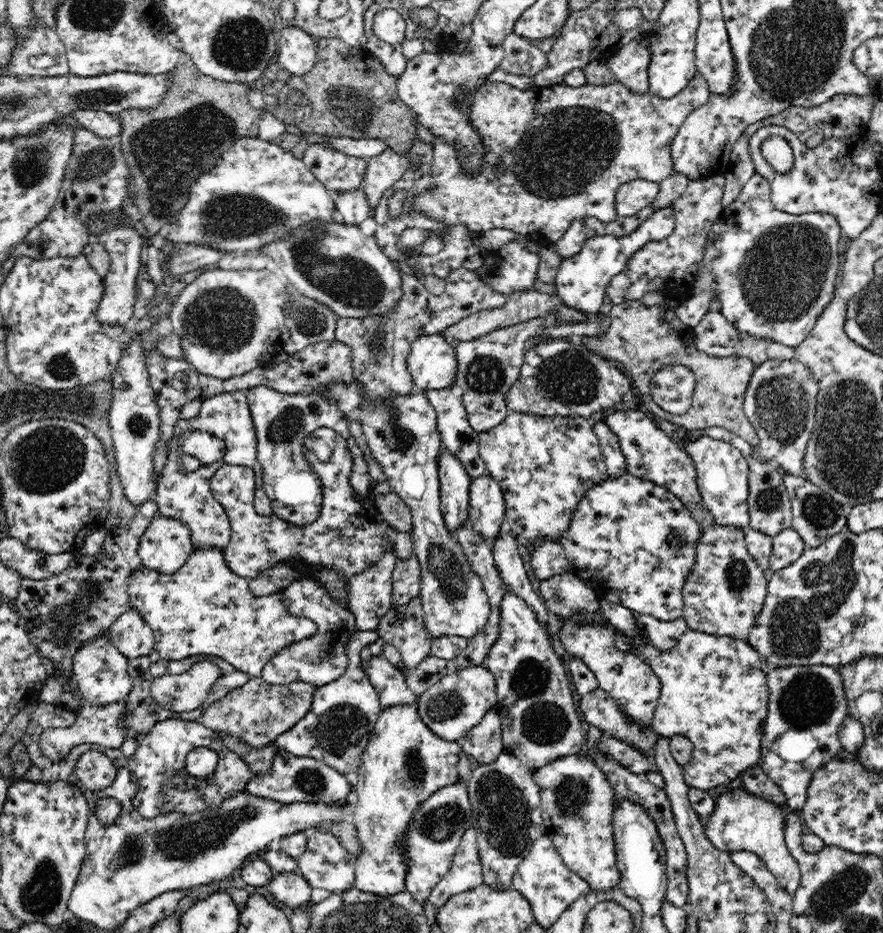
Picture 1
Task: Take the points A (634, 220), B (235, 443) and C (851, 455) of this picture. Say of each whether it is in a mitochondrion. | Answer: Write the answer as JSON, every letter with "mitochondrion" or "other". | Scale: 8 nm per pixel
{"A":"other","B":"other","C":"mitochondrion"}

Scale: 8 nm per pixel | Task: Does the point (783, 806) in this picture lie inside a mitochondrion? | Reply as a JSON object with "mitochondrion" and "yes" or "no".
{"mitochondrion":"no"}

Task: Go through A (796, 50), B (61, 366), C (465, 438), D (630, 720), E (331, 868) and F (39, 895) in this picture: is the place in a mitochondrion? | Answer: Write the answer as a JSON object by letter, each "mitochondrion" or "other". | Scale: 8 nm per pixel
{"A":"mitochondrion","B":"mitochondrion","C":"other","D":"other","E":"other","F":"mitochondrion"}

